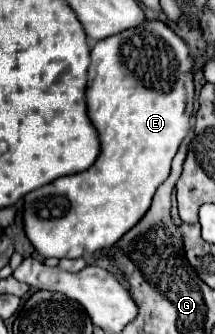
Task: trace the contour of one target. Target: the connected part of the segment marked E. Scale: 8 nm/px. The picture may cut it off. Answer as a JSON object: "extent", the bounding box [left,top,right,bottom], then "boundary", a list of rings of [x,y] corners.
{"extent":[24,21,194,259],"boundary":[[[162,21],[142,23],[140,27],[106,37],[94,45],[92,63],[88,67],[86,105],[88,119],[100,139],[100,155],[90,169],[60,177],[24,197],[24,233],[38,255],[74,259],[108,249],[142,219],[150,209],[158,185],[170,175],[172,159],[190,129],[194,101],[194,79],[190,69],[192,55],[188,45]]]}

